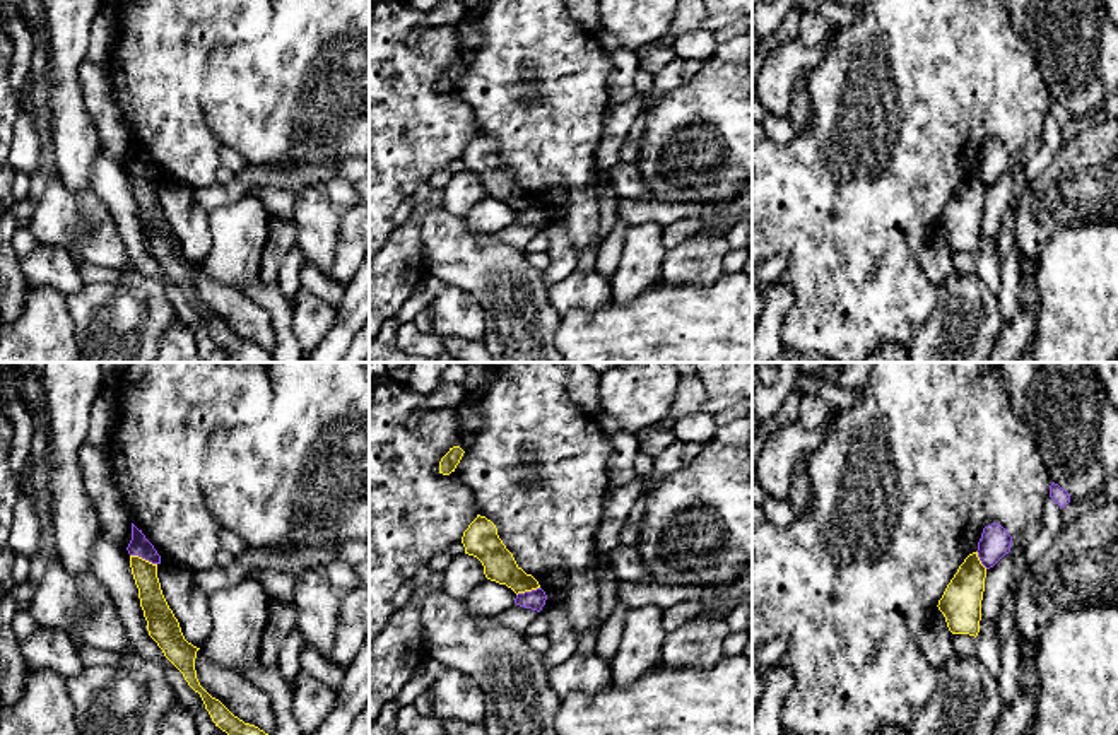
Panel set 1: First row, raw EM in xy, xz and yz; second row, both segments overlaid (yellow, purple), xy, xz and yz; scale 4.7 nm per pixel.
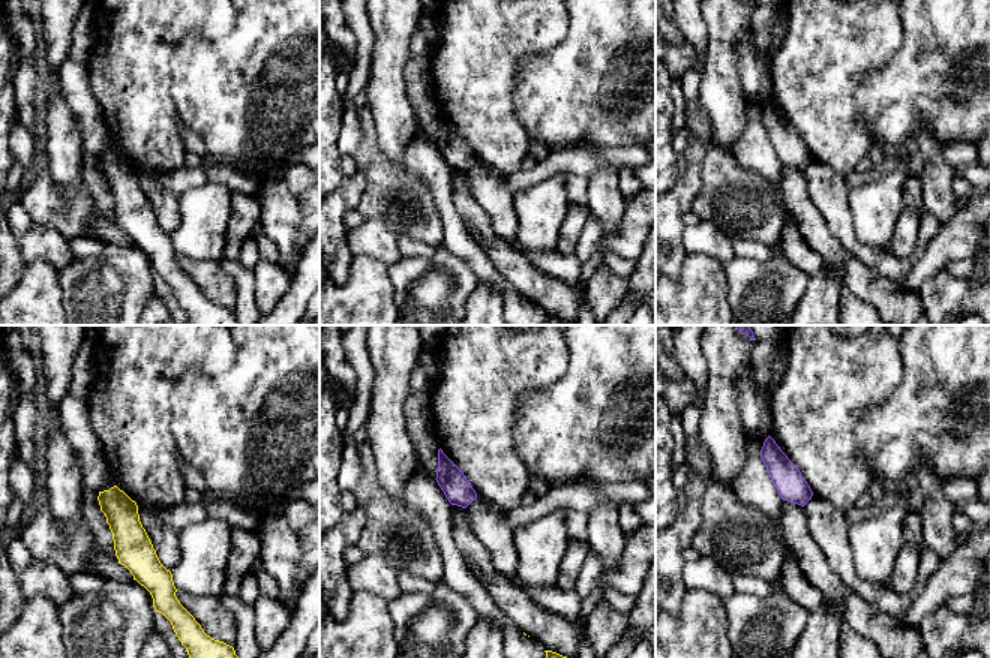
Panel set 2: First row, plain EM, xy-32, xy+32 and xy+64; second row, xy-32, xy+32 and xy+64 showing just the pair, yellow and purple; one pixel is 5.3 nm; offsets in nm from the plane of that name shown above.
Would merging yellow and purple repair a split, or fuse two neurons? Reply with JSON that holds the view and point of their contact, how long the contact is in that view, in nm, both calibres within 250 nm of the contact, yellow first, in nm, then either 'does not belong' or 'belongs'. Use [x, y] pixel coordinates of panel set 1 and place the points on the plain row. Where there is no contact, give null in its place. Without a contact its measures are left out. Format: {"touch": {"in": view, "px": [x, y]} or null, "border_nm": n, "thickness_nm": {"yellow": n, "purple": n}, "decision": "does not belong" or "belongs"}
{"touch": {"in": "xy", "px": [144, 176]}, "border_nm": 140, "thickness_nm": {"yellow": 130, "purple": 100}, "decision": "does not belong"}

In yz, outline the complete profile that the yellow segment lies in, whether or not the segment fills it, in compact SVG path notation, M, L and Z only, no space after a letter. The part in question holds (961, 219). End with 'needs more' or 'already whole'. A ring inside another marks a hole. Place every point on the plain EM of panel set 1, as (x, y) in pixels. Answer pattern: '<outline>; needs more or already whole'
M978 169L969 171L947 202L939 227L952 251L978 253L986 185Z; already whole

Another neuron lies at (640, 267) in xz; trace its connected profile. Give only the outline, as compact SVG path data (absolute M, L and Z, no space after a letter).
M653 220L629 226L619 267L610 280L612 301L627 304L656 285L665 255L663 226Z

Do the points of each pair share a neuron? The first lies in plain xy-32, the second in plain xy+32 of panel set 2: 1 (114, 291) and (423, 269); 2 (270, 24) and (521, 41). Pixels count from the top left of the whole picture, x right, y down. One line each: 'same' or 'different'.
1: same
2: different

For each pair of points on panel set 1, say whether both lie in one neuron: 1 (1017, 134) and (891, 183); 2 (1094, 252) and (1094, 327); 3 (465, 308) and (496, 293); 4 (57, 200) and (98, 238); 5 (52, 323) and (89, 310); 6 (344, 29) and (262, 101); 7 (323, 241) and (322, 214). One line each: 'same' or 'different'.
1: same
2: same
3: different
4: same
5: different
6: same
7: same

